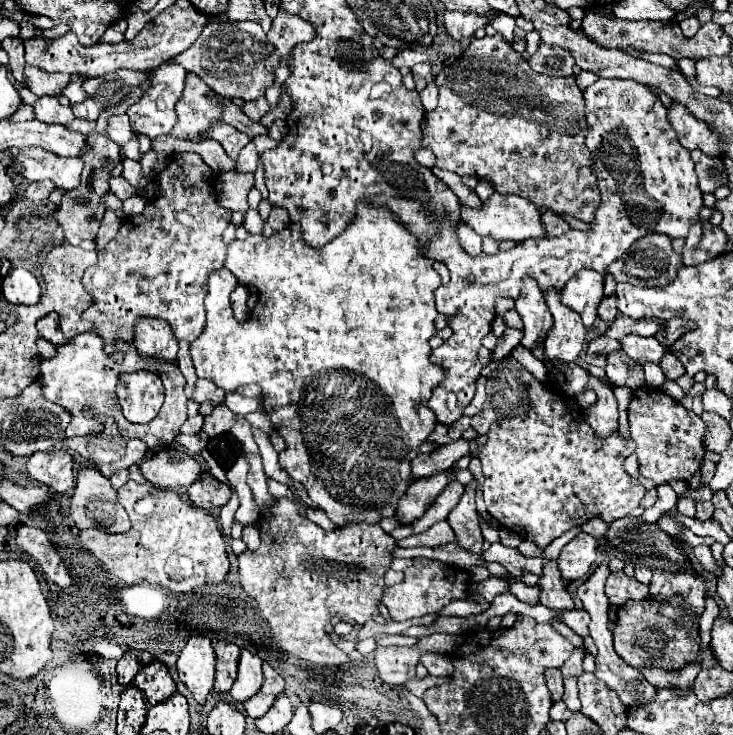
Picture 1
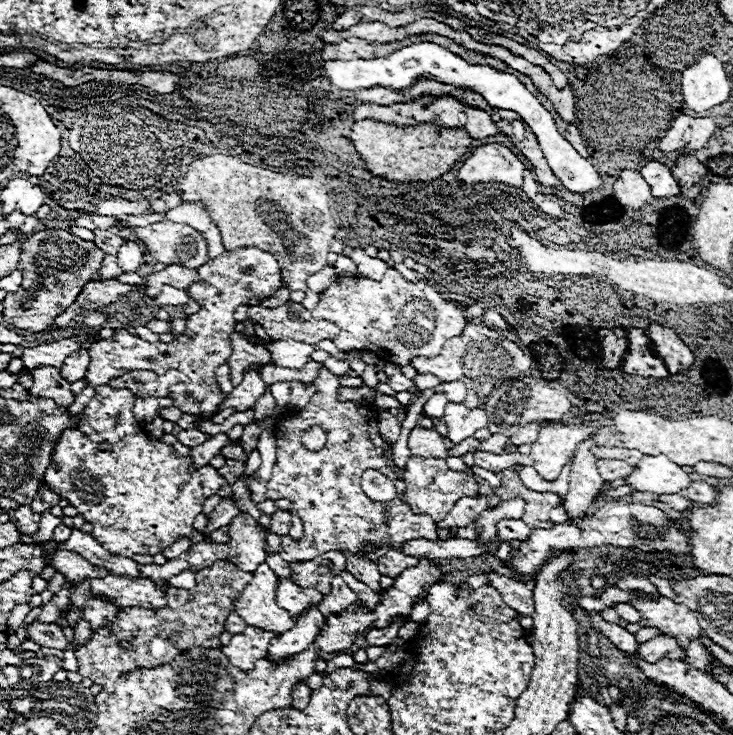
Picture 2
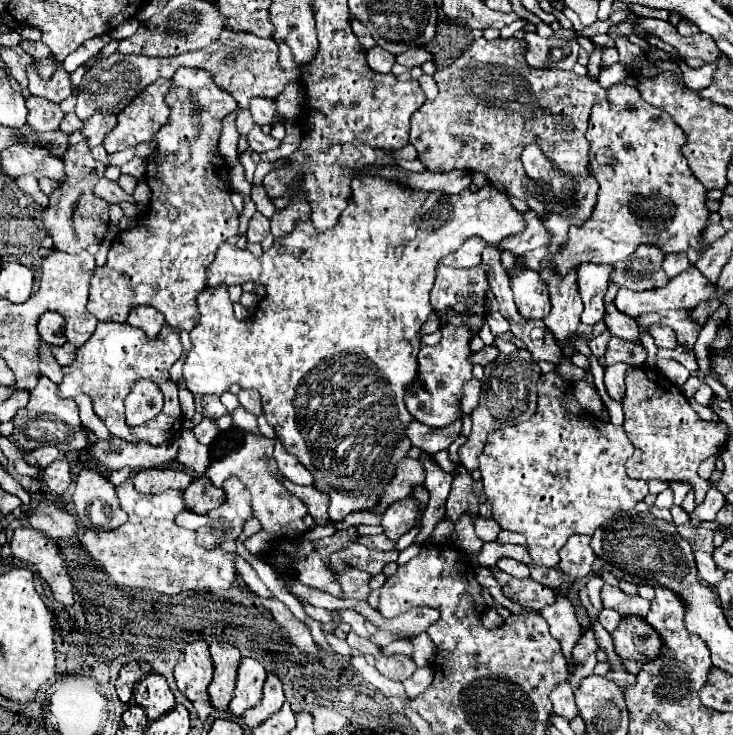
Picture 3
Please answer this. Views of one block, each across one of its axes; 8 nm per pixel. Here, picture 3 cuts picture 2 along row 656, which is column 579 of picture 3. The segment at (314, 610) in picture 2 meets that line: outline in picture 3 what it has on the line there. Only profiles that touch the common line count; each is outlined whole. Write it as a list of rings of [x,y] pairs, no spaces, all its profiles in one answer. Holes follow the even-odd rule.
[[[582,264],[578,268],[578,288],[584,302],[584,312],[580,316],[582,324],[594,326],[604,316],[604,294],[610,282],[612,264]]]

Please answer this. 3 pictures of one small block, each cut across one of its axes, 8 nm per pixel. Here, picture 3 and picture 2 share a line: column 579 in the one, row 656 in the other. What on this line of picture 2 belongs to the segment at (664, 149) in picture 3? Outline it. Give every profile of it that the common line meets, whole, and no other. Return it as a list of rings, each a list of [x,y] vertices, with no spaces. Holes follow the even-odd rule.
[[[248,626],[242,634],[232,636],[228,646],[222,646],[222,654],[236,664],[240,670],[252,670],[256,660],[266,658],[268,644],[274,638],[274,632],[264,632],[260,628]]]

